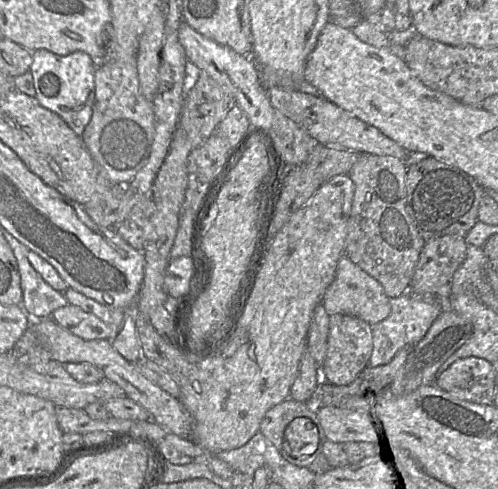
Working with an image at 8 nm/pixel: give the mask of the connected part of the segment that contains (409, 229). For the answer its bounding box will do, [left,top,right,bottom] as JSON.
[345,154,426,298]

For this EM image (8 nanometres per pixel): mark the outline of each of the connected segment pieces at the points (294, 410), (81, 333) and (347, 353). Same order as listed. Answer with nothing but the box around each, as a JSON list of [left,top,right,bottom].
[[259,398,322,467],[51,303,119,340],[321,316,373,386]]

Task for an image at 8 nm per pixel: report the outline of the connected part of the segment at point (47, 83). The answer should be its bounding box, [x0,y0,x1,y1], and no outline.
[29,49,96,136]

